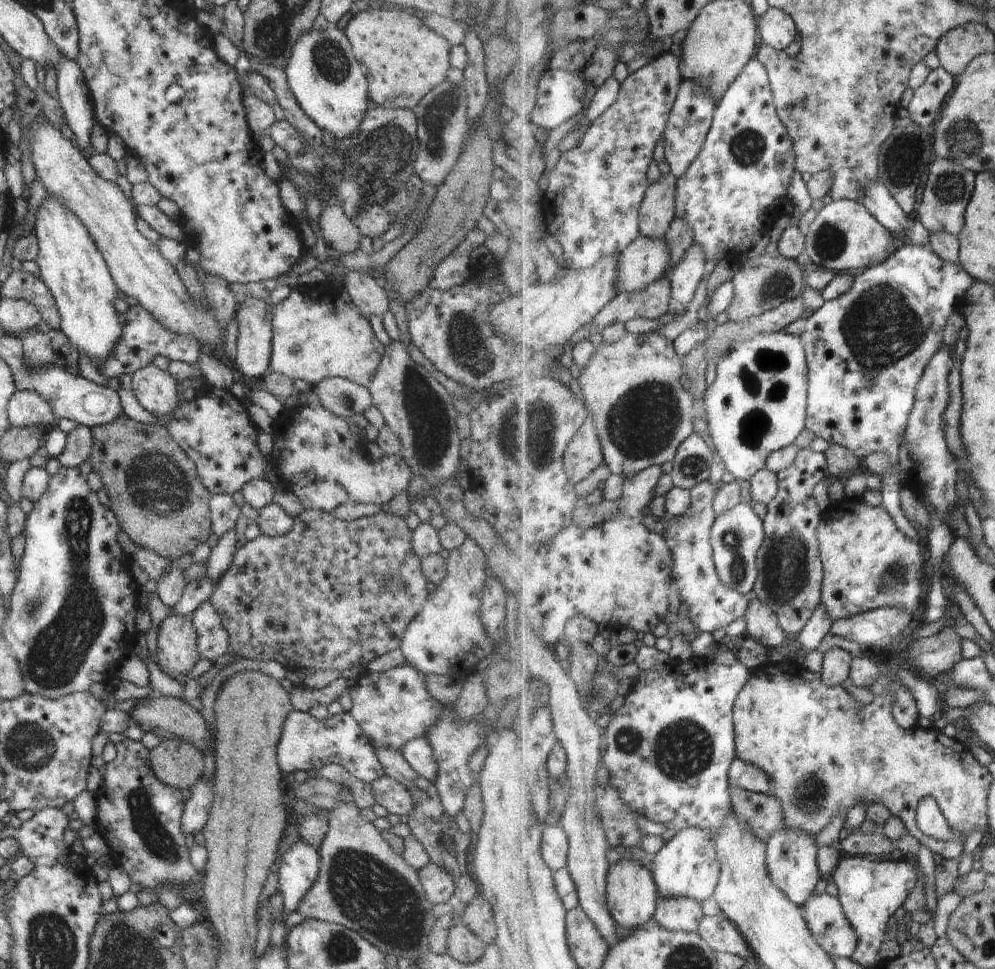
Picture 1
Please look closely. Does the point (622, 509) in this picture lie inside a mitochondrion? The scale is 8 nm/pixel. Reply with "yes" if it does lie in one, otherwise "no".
no

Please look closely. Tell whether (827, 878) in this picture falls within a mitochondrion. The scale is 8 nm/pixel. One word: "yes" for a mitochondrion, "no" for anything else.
no

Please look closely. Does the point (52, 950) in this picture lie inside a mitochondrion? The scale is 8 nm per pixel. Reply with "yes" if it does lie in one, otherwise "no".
yes

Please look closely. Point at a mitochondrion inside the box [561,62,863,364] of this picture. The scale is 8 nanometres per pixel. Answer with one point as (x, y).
(748, 147)

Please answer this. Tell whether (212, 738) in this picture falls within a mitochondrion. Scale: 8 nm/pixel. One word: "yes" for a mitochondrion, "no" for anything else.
no

